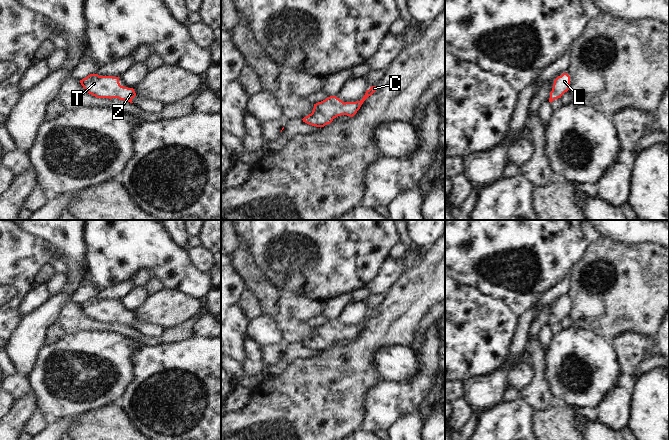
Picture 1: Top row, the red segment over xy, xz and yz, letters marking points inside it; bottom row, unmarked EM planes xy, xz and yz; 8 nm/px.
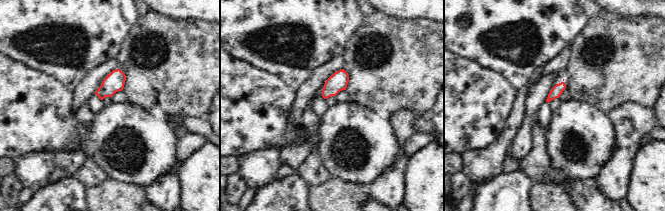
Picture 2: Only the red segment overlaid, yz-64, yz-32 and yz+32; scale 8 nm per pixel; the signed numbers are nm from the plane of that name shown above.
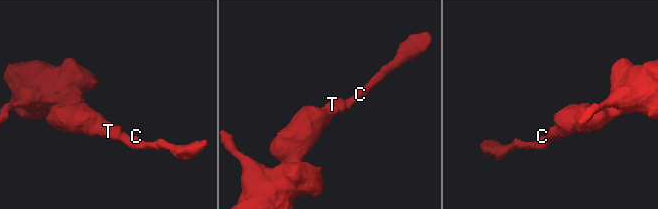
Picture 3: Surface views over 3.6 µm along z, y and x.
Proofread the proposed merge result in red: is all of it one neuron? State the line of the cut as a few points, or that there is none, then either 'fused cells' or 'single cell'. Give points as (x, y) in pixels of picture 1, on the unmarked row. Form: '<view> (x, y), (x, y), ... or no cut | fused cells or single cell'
no cut | single cell

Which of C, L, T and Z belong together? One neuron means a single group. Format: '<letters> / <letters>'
C L T Z

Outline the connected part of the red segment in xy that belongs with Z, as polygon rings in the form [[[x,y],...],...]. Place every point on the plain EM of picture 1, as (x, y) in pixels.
[[[90,298],[80,307],[89,318],[97,322],[118,322],[133,327],[132,323],[136,320],[133,312],[120,309],[119,301]]]

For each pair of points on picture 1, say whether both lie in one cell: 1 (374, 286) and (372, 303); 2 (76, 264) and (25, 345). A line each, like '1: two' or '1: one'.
1: two
2: one

